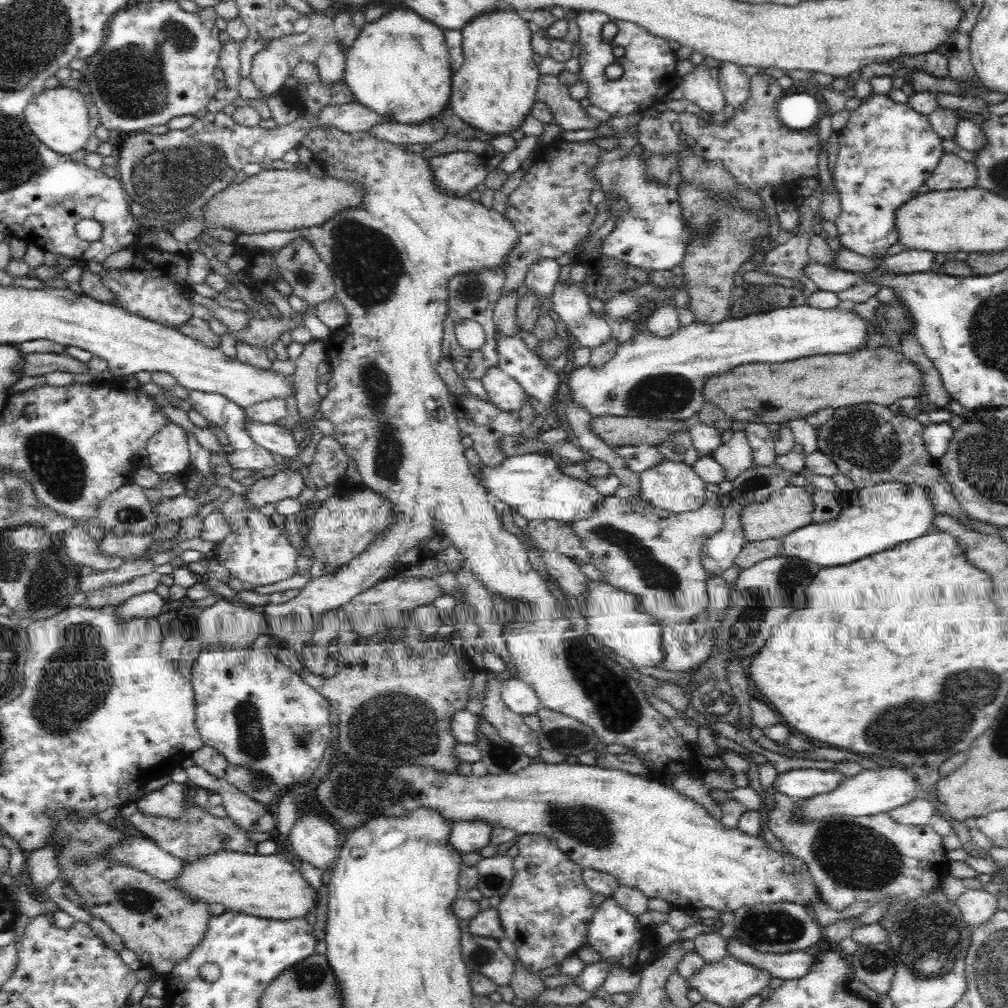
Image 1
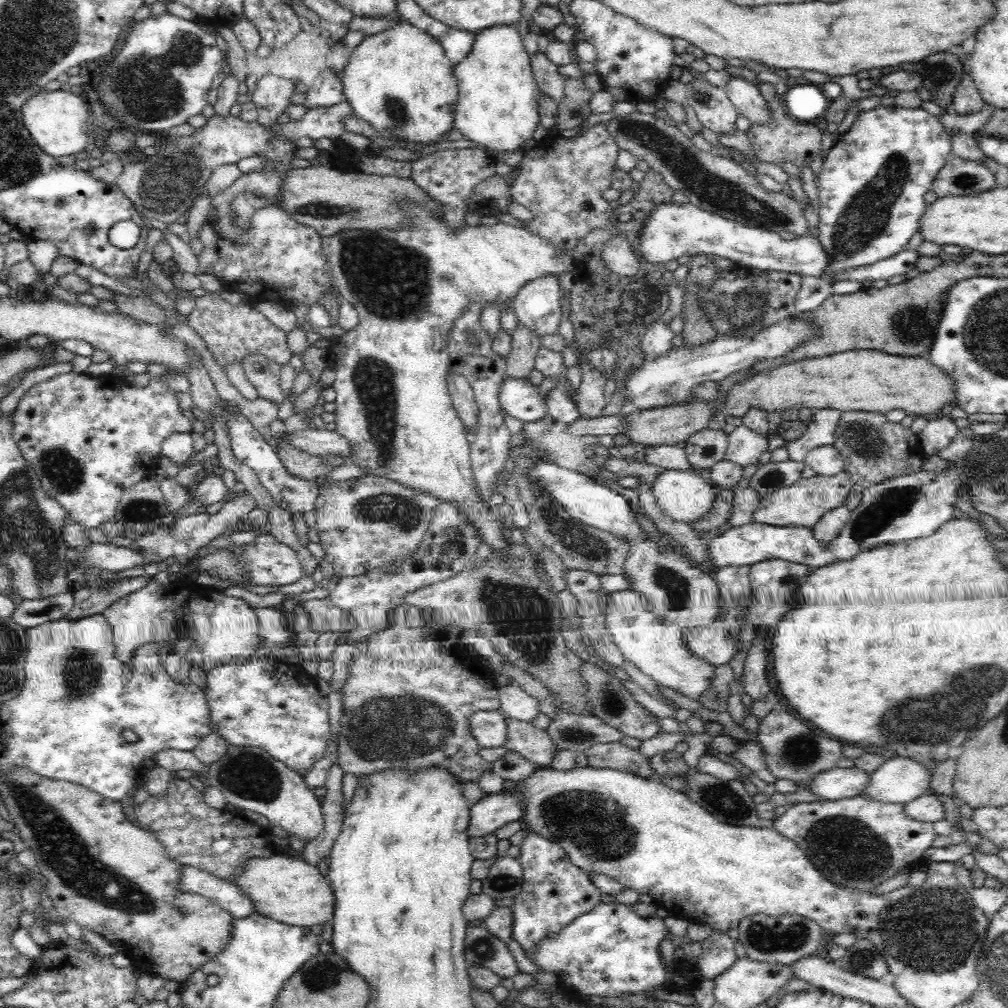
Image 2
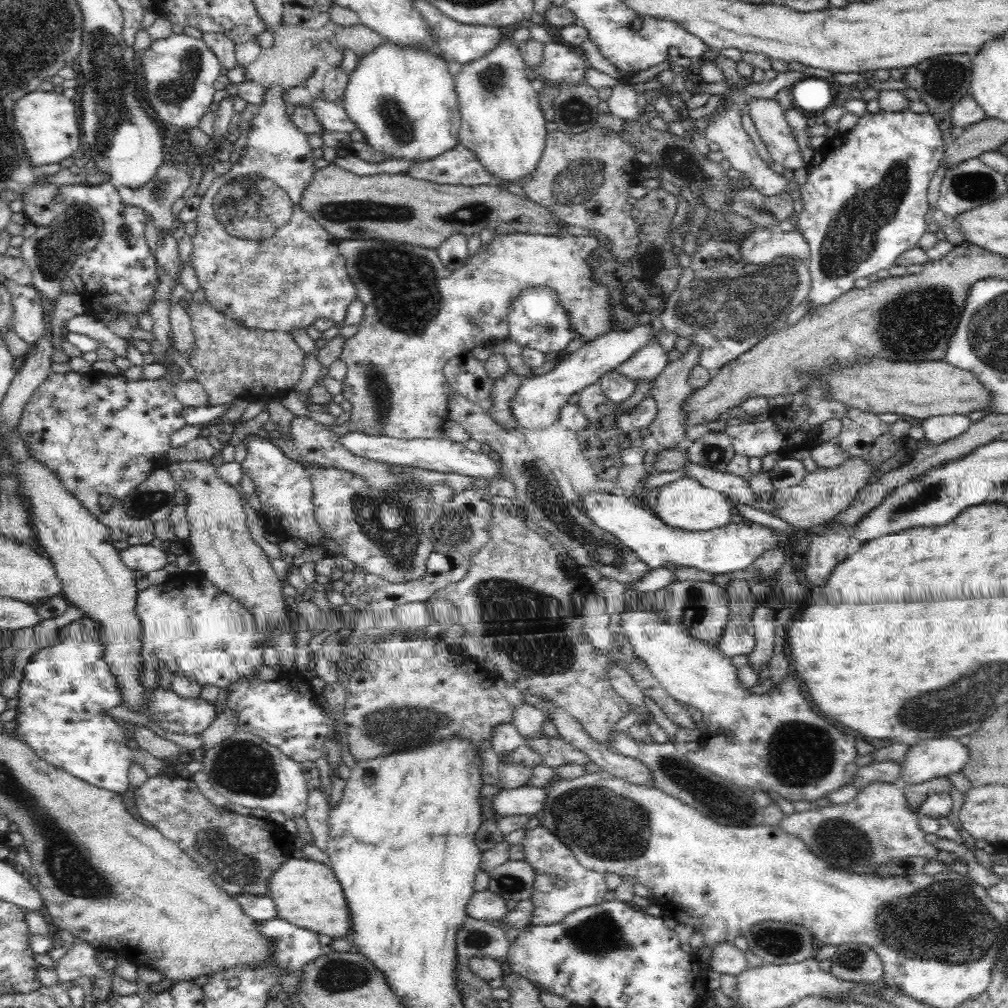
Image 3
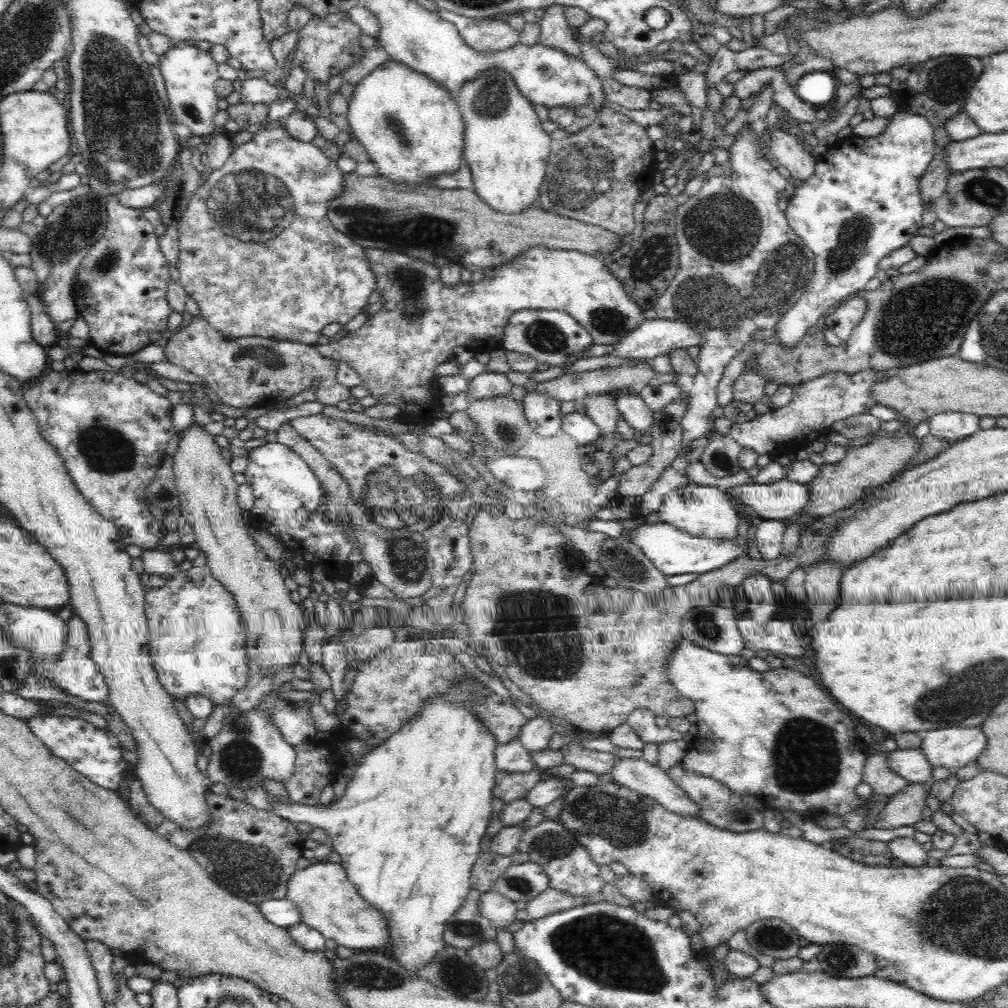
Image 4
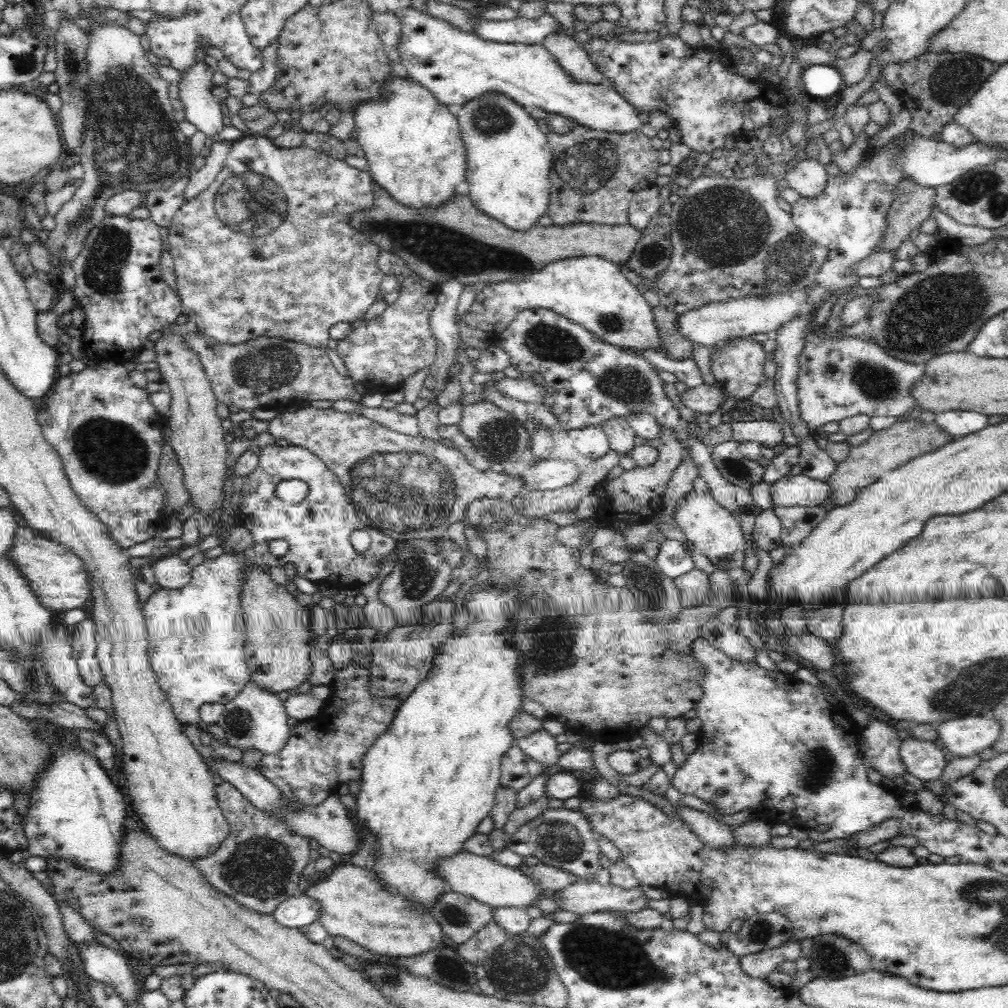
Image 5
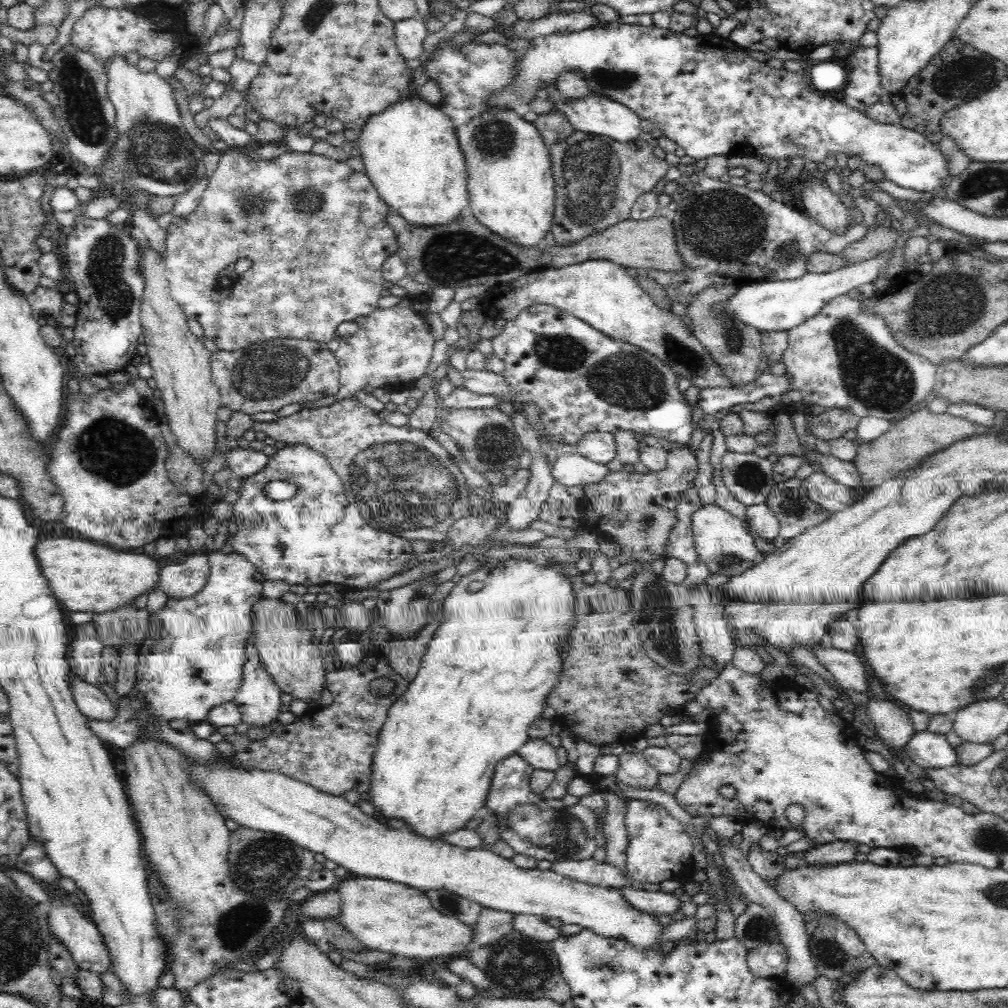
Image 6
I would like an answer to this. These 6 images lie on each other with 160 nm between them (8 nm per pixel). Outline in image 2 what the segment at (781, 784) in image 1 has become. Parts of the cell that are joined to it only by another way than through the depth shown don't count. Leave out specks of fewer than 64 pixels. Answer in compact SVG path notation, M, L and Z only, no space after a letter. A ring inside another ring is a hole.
M832 768L816 776L811 784L798 785L824 801L852 798L867 787L871 774L858 768Z

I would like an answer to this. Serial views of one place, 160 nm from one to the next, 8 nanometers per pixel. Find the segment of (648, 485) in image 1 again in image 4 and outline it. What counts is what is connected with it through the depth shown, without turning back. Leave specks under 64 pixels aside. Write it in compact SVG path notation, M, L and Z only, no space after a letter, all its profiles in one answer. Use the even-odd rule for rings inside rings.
M688 482L680 488L668 491L662 500L658 510L661 520L681 528L689 535L701 539L735 539L737 536L739 512L734 509L725 489Z

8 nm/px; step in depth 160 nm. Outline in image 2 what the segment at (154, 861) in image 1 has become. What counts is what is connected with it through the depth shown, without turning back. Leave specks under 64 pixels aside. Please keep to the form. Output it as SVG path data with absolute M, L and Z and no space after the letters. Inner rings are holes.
M189 864L182 866L179 888L185 893L200 893L231 913L234 918L244 918L254 913L252 901L248 901L248 897L244 897L244 893L238 887L234 887L232 882L210 875L209 871L194 868Z

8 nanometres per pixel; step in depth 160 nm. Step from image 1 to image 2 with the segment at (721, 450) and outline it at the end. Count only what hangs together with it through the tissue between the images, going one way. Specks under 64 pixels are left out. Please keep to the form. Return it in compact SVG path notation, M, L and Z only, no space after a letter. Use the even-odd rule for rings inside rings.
M738 425L728 436L724 459L738 467L760 465L759 456L768 450L766 437L753 433L748 427Z

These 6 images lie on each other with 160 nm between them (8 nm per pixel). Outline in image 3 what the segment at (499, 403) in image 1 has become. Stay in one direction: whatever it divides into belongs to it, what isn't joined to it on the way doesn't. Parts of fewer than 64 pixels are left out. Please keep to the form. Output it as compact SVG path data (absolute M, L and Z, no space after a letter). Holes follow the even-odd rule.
M636 325L624 331L610 331L586 342L565 361L541 376L524 378L511 400L511 413L522 429L540 429L550 426L558 416L560 407L566 404L568 396L579 393L589 384L595 383L605 373L623 364L634 352L646 346L654 336L649 325Z

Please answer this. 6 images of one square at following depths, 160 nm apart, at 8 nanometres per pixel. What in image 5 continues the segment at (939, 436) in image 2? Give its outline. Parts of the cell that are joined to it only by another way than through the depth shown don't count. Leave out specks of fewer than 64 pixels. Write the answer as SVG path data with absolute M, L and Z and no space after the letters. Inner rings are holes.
M946 411L938 413L934 423L954 438L960 438L982 430L987 425L988 415L974 411Z

